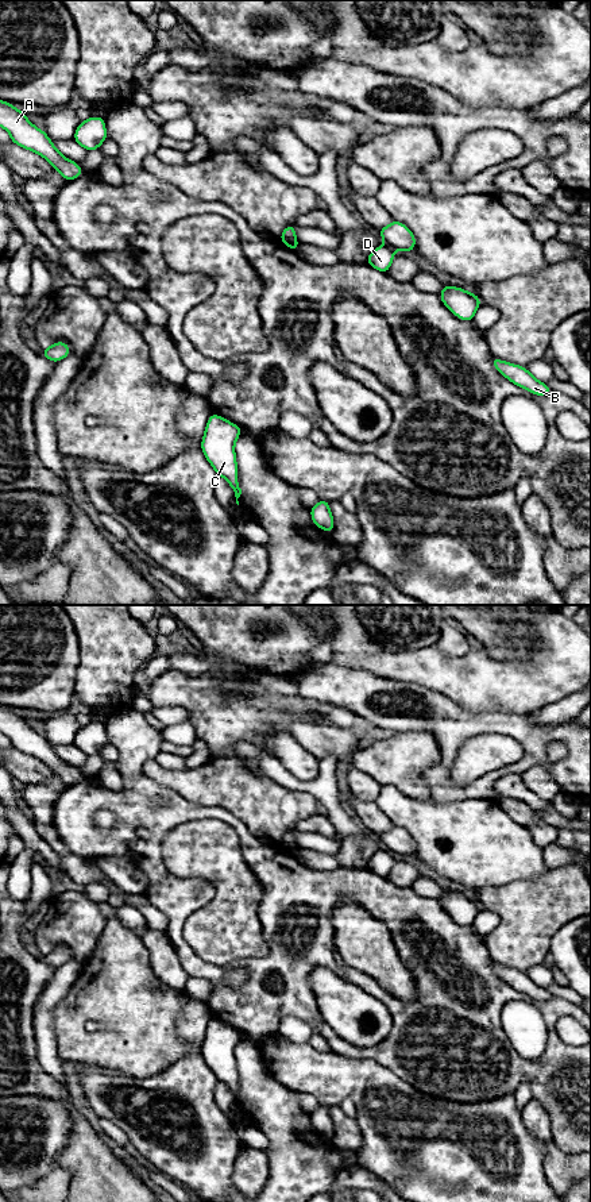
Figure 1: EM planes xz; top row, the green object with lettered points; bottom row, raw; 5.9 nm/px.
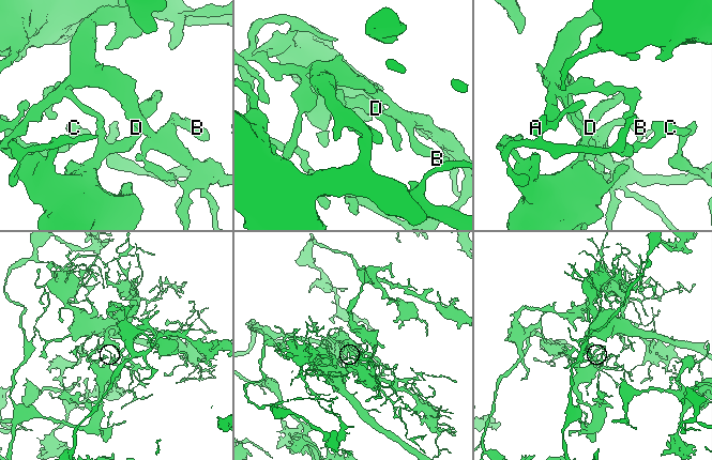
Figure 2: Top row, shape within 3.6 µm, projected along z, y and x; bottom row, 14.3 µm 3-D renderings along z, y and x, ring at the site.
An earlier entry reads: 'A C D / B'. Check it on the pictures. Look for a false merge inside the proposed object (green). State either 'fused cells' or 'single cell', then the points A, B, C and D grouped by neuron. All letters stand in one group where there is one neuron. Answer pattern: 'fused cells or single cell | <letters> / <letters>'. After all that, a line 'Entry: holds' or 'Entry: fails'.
fused cells | A B C / D
Entry: fails

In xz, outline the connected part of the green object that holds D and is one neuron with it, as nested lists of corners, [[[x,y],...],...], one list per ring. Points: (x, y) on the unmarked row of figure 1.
[[[378,851],[366,864],[374,874],[387,878],[395,859],[389,851]]]

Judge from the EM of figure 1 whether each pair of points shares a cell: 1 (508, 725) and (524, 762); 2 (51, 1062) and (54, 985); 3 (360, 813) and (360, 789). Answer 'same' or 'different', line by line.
1: same
2: same
3: different

